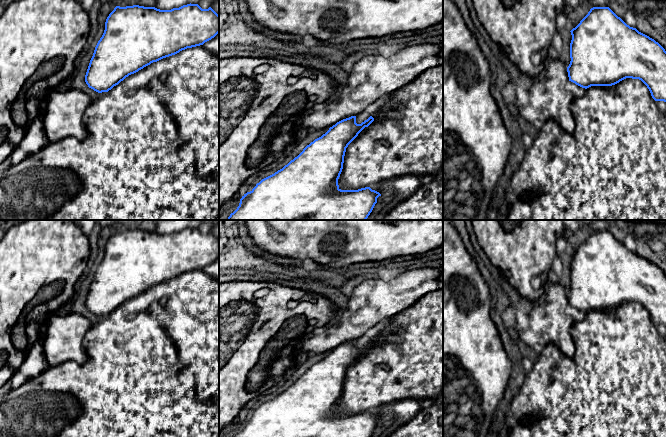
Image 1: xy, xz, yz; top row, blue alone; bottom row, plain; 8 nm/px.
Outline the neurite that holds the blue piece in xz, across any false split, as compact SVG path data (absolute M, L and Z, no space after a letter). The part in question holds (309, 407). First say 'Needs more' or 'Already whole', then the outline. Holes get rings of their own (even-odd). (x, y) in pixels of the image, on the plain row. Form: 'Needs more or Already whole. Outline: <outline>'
Already whole. Outline: M351 340L337 346L325 358L307 369L297 381L282 393L262 403L250 416L244 418L233 437L371 437L381 418L370 411L358 414L341 414L338 403L343 393L346 372L373 345L374 342L370 340L361 348L357 348L356 340Z

